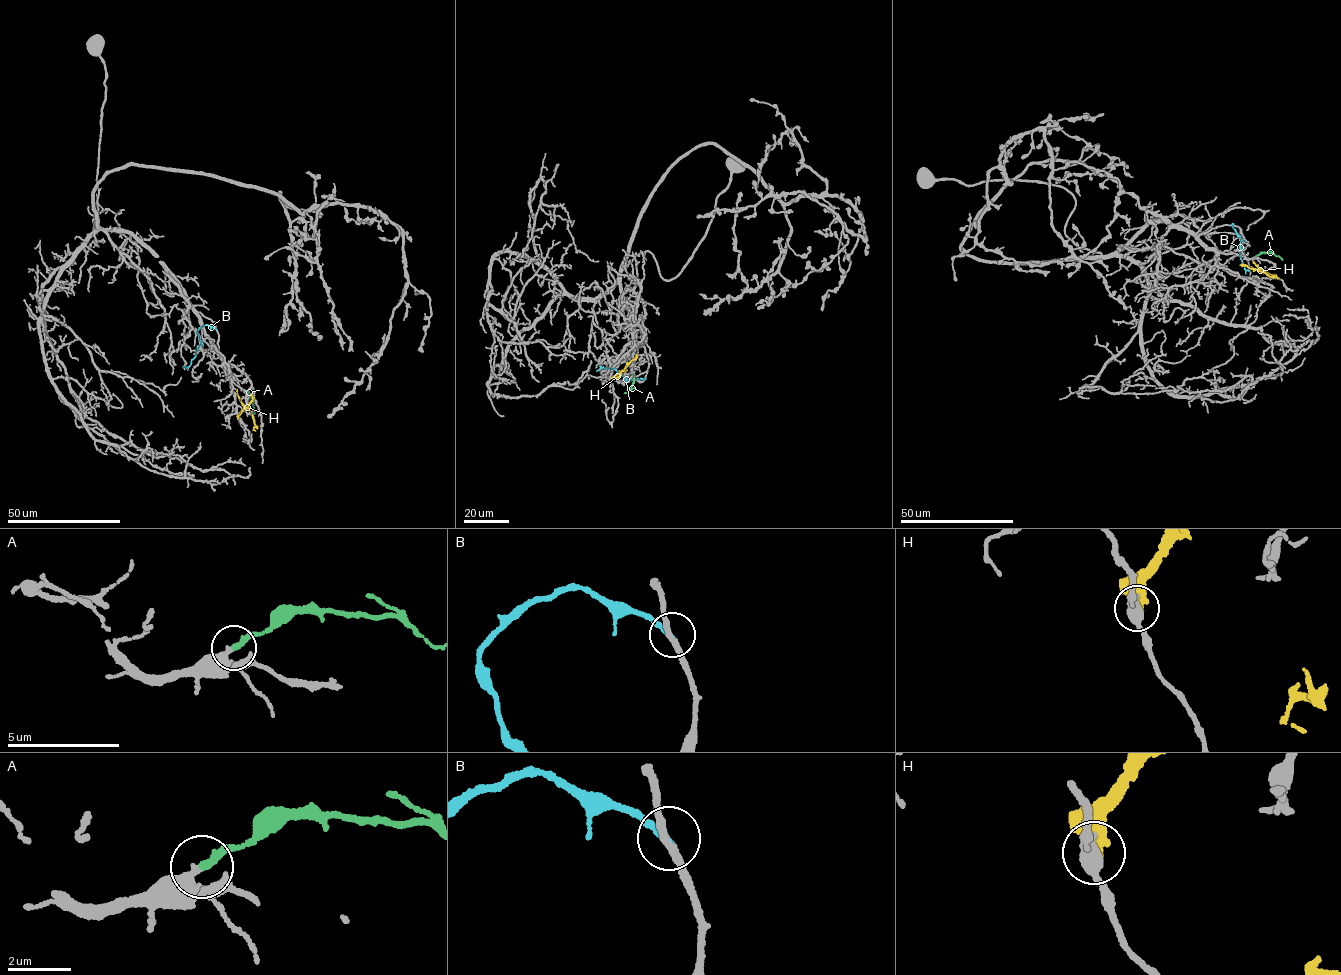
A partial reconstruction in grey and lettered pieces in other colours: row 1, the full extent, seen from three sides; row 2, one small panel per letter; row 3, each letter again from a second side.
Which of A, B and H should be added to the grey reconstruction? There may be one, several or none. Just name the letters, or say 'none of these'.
A

